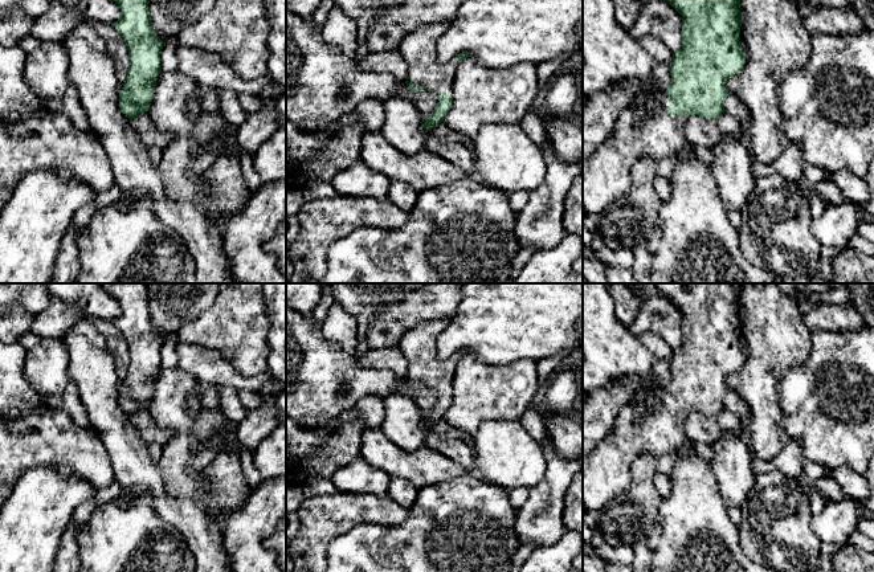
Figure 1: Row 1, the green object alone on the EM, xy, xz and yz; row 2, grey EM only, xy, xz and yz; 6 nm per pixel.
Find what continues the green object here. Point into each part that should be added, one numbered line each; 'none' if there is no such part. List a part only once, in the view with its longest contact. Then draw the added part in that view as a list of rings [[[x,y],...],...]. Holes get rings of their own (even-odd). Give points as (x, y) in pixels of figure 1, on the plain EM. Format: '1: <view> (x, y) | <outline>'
1: xz (419, 346) | [[[448,319],[429,320],[411,328],[399,346],[408,361],[407,377],[446,392],[453,391],[453,379],[461,356],[440,358],[437,336],[448,326]]]

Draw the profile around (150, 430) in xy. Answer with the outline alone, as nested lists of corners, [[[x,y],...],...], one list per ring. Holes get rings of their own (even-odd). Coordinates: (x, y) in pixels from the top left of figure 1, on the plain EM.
[[[147,409],[131,416],[131,421],[139,429],[142,438],[147,444],[156,442],[164,445],[171,437],[171,432],[160,426]]]

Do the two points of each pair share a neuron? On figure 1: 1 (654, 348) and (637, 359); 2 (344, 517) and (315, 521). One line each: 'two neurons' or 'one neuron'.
1: two neurons
2: one neuron

